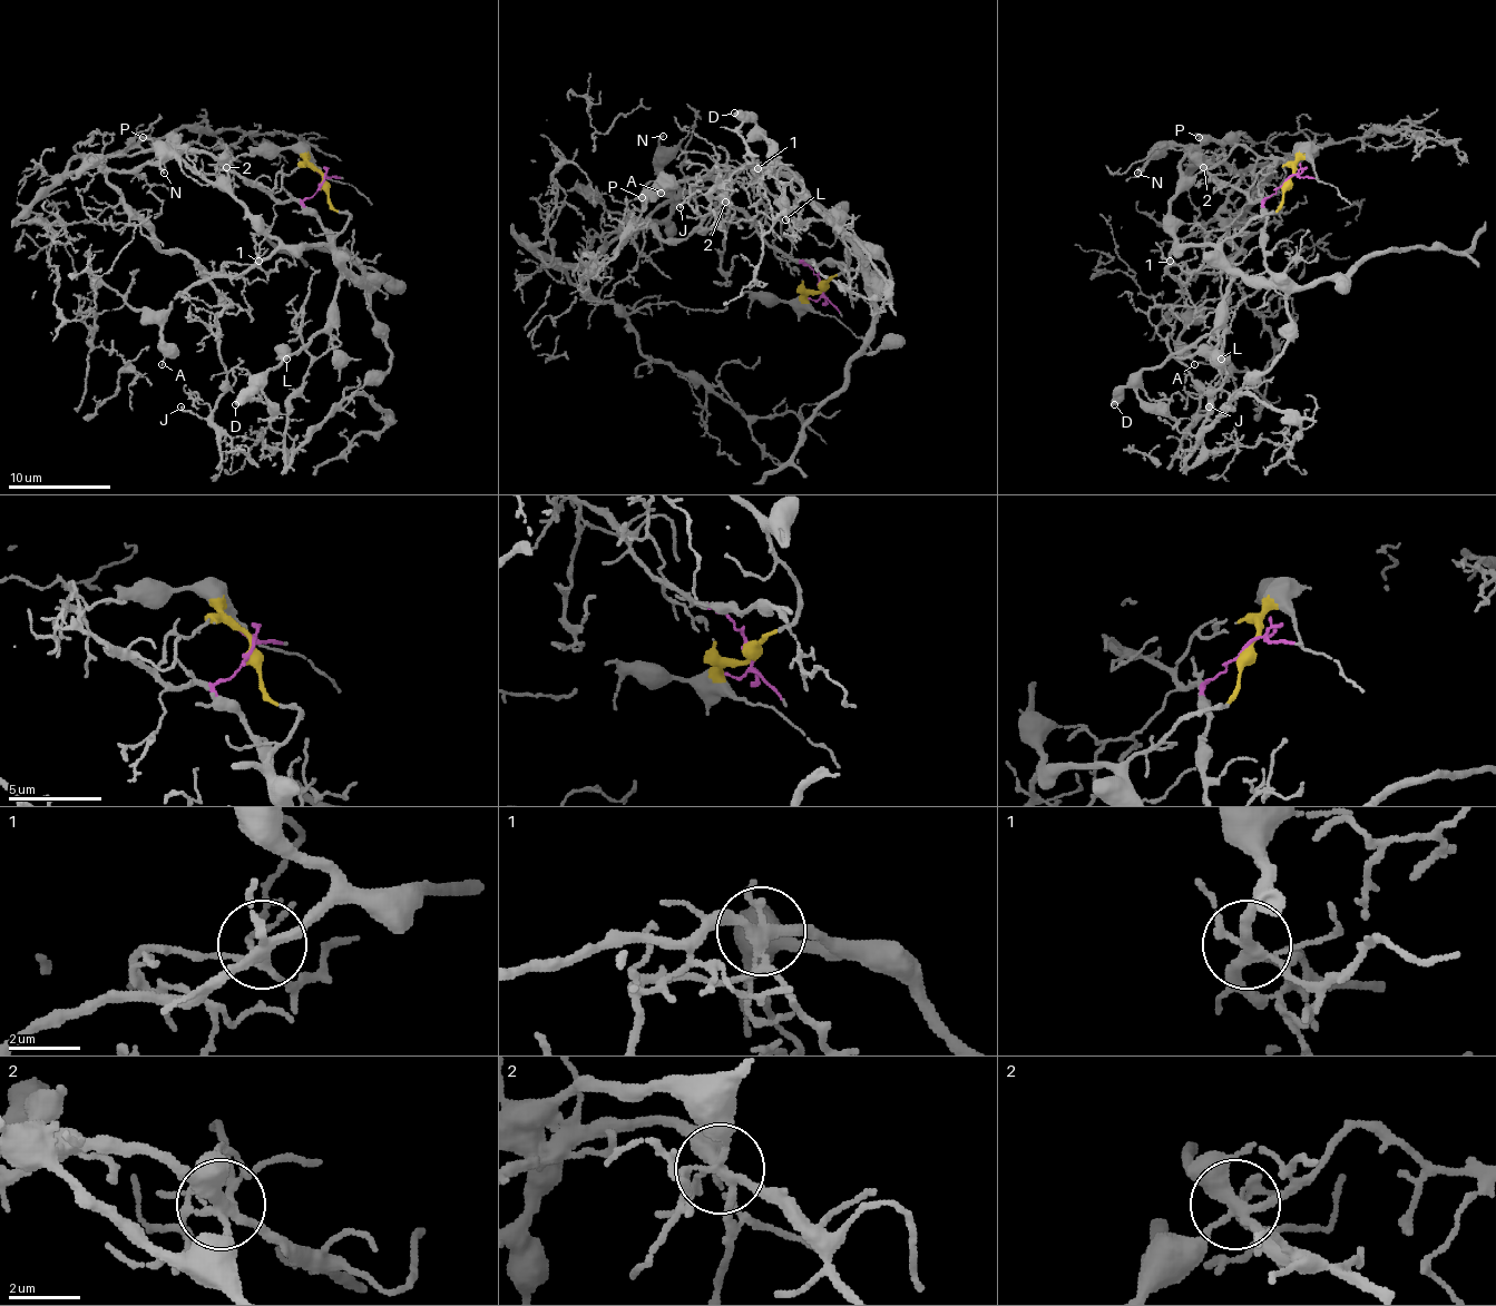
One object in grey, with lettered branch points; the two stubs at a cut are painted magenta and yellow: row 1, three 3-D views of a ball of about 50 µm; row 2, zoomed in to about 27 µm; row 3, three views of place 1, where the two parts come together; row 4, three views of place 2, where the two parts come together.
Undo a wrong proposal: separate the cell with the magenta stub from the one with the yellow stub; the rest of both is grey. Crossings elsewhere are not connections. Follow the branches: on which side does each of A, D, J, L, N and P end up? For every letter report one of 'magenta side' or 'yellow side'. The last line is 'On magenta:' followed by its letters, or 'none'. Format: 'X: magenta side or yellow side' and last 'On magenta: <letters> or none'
A: yellow side
D: yellow side
J: magenta side
L: yellow side
N: yellow side
P: yellow side
On magenta: J

